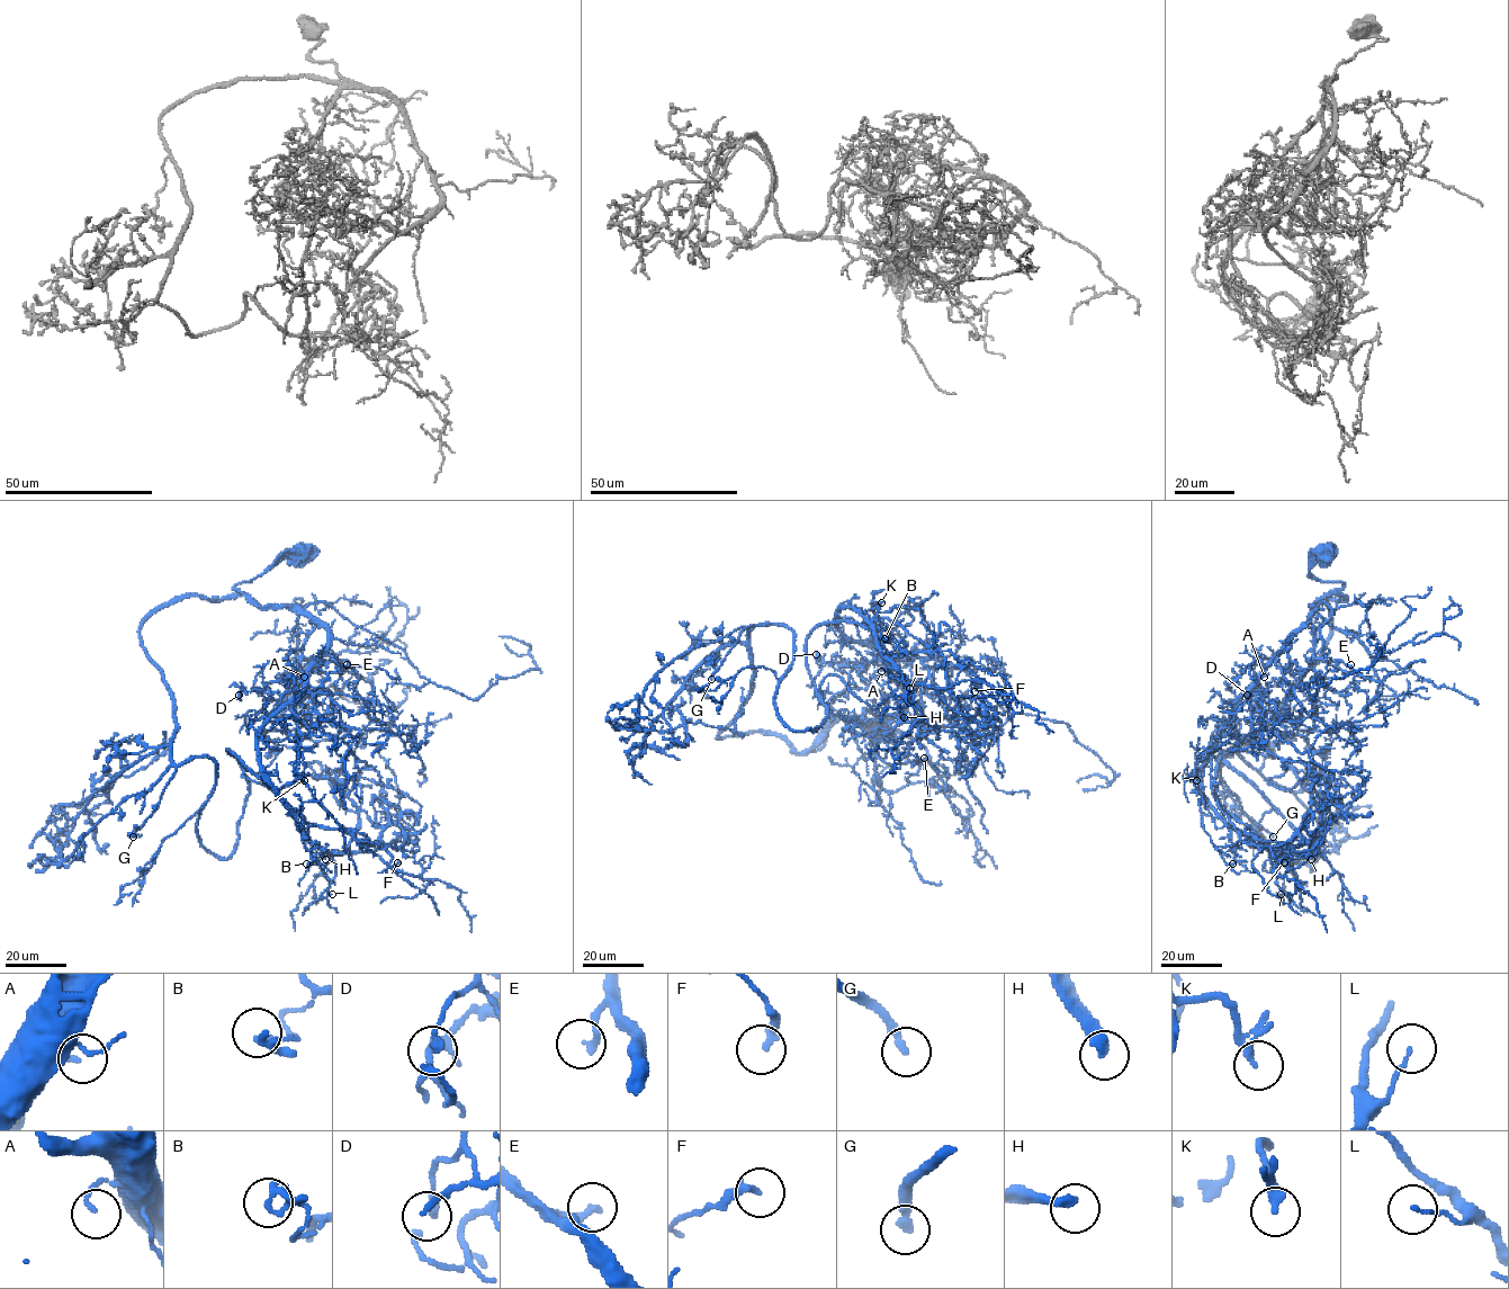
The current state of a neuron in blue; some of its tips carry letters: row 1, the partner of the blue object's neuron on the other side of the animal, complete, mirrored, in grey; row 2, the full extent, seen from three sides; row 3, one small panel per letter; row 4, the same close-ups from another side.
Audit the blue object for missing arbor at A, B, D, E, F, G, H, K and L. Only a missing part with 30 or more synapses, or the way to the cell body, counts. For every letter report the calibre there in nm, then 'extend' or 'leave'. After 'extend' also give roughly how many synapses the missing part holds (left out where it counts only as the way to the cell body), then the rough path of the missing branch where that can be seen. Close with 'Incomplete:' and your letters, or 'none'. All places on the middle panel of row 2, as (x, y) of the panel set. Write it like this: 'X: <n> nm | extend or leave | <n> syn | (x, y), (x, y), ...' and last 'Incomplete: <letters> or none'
A: 120 nm | leave
B: 170 nm | leave
D: 200 nm | leave
E: 200 nm | extend | 30 syn | (924, 758), (917, 761), (905, 751), (897, 754), (890, 751)
F: 280 nm | leave
G: 260 nm | extend | 120 syn | (711, 679), (704, 753), (694, 760), (685, 752)
H: 320 nm | extend | 100 syn | (904, 717), (903, 730), (915, 740), (912, 759), (914, 749)
K: 180 nm | leave
L: 80 nm | leave
Incomplete: E, G, H

